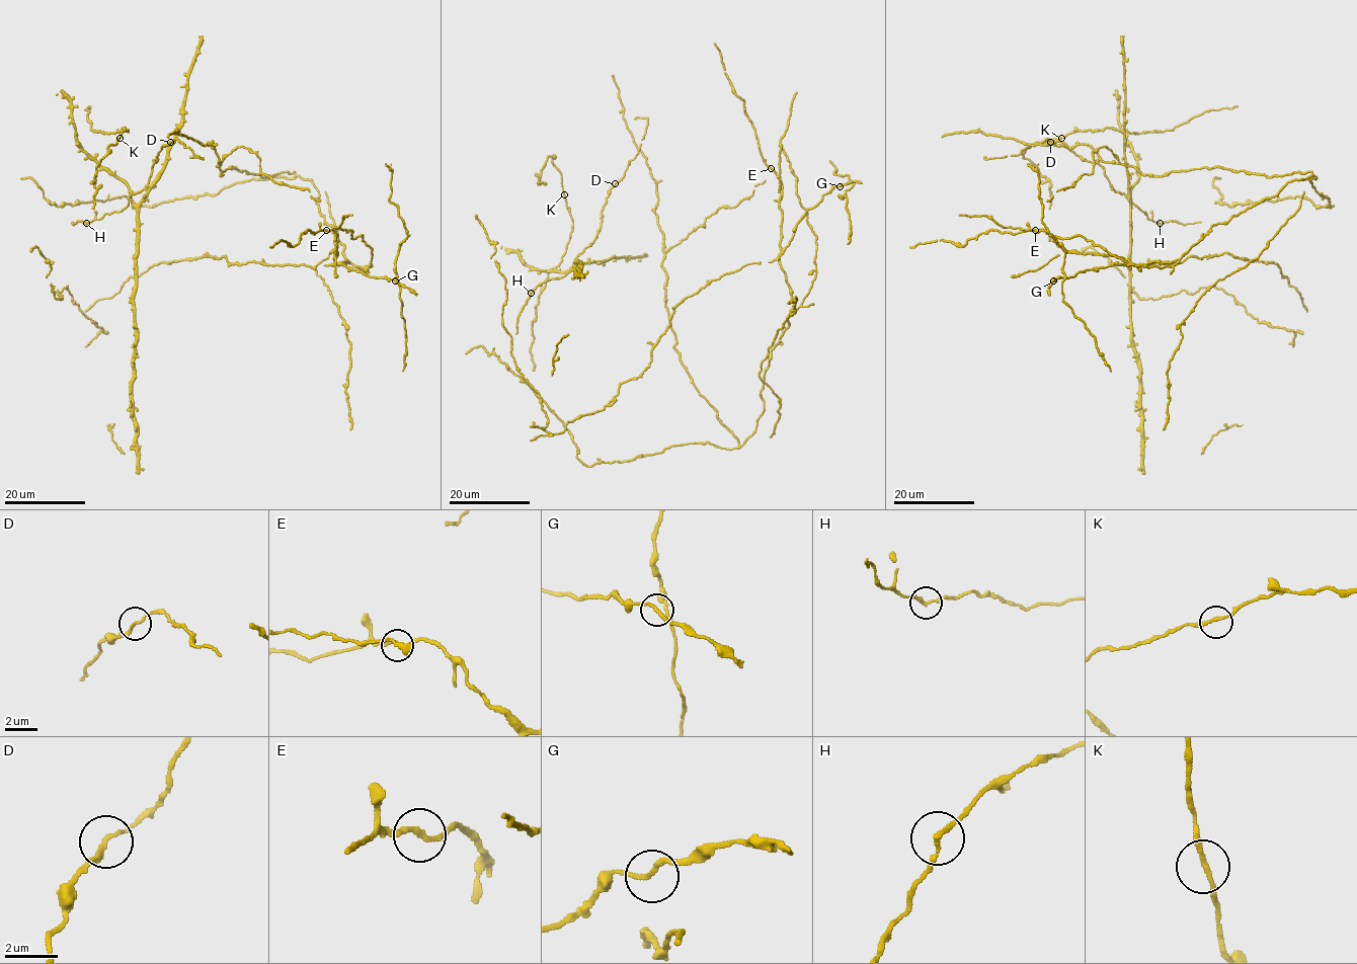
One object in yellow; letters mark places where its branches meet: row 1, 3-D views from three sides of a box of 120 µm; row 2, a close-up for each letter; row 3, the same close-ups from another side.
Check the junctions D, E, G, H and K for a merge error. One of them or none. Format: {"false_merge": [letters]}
{"false_merge": []}

